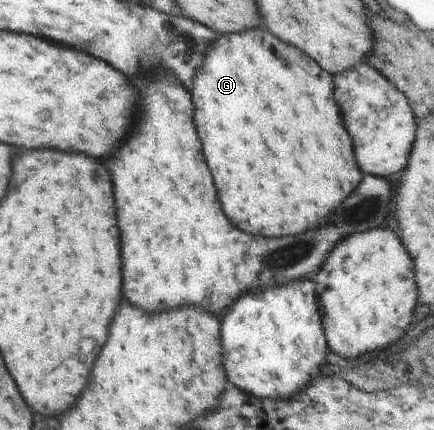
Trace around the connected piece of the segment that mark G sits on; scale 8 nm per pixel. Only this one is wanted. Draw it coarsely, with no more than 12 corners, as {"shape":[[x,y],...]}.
{"shape":[[219,35],[194,123],[224,213],[316,229],[362,181],[333,76]]}

